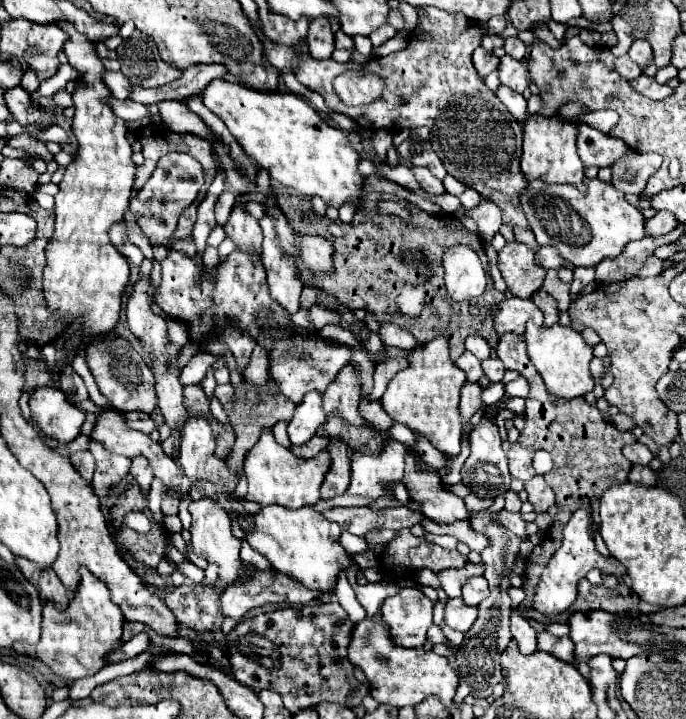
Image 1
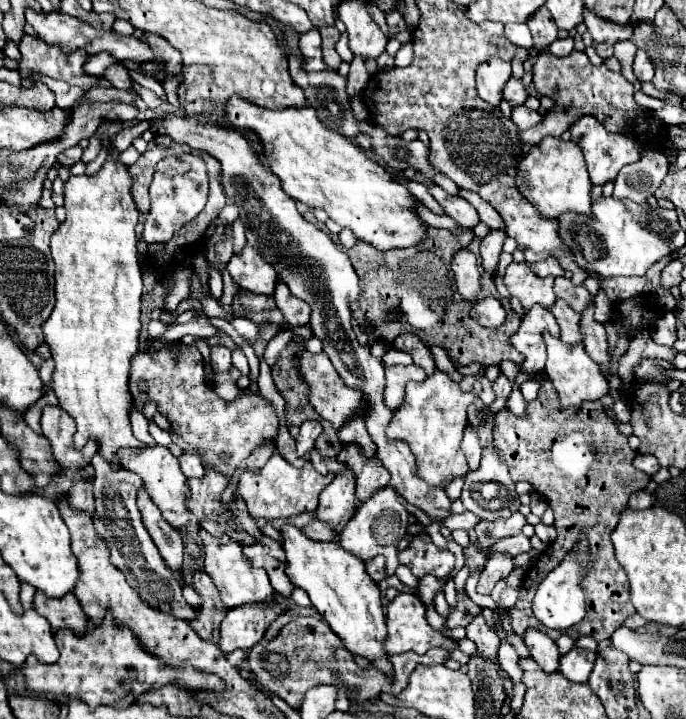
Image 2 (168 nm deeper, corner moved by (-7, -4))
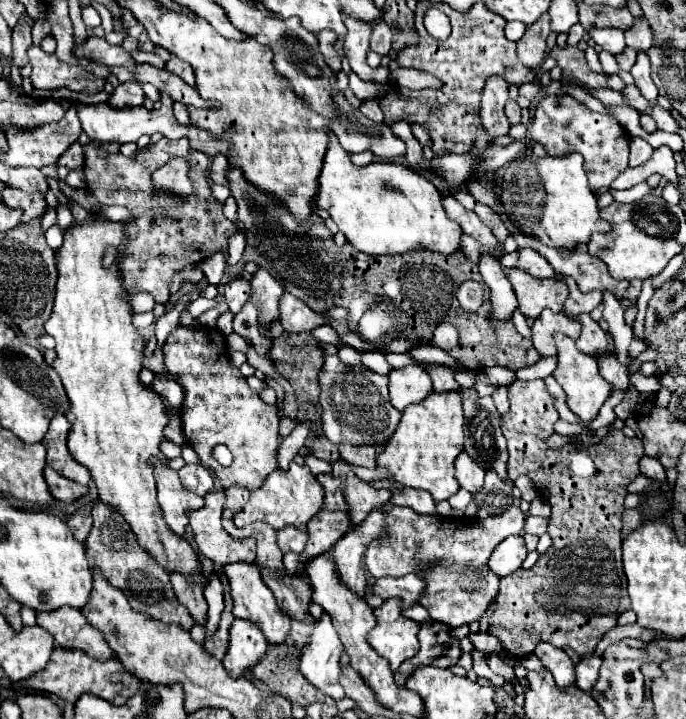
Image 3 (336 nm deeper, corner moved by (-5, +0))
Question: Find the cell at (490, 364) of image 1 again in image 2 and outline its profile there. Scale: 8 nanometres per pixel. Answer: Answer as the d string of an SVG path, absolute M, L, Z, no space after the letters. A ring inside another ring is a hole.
M500 375L494 383L492 383L492 389L496 393L496 401L490 405L490 409L494 413L506 409L506 403L508 403L508 397L510 397L510 381L506 375Z

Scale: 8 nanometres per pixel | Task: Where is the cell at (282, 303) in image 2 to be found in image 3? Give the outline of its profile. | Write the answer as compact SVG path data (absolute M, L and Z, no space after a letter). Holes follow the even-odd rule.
M284 293L280 299L280 321L282 327L290 333L312 331L324 325L324 321L320 321L316 313L312 313L304 303L300 303L300 299L292 297L292 293Z

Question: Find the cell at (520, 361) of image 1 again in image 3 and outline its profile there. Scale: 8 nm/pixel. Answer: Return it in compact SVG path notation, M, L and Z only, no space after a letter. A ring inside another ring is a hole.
M542 379L536 381L514 381L508 387L510 411L502 415L502 433L508 441L508 479L518 479L526 475L536 485L540 497L552 507L552 517L548 525L548 535L552 537L552 549L538 557L532 569L518 569L516 573L500 579L500 593L496 601L496 611L490 619L490 633L502 641L502 647L510 651L514 657L524 657L534 651L540 641L548 641L554 647L570 647L578 655L592 655L596 643L602 639L606 631L616 625L620 613L630 609L630 599L626 595L626 581L622 571L622 523L620 515L624 511L624 497L628 495L628 485L638 477L638 461L644 455L642 443L638 437L628 439L620 429L608 425L608 435L600 439L600 443L590 449L574 447L570 451L556 451L548 447L548 437L554 433L554 423L558 421L558 411L554 409L554 397L544 387ZM536 589L546 589L556 597L556 605L560 605L558 615L544 613L540 605L534 601Z

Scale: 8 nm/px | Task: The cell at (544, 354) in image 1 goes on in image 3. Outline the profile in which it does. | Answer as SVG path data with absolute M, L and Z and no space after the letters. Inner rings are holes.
M554 333L554 343L558 347L558 353L556 353L558 365L556 365L554 373L552 373L552 377L564 389L566 403L568 403L570 411L576 413L582 421L592 421L598 415L598 409L602 407L602 403L608 399L612 387L608 385L608 381L604 381L604 377L600 377L596 359L586 355L586 353L582 353L582 351L578 351L574 339L570 339L566 335L560 335L560 333Z

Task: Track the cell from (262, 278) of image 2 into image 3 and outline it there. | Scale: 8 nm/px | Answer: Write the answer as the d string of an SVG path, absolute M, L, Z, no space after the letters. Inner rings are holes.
M258 269L252 275L250 287L252 287L252 301L260 311L260 333L266 337L268 325L274 319L278 319L278 299L282 297L284 289L266 269Z

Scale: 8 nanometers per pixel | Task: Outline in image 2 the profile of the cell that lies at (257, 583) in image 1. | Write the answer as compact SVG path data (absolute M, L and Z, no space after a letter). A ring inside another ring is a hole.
M276 595L276 601L270 605L242 605L230 609L220 627L222 653L228 655L236 649L252 649L286 605L286 599Z

